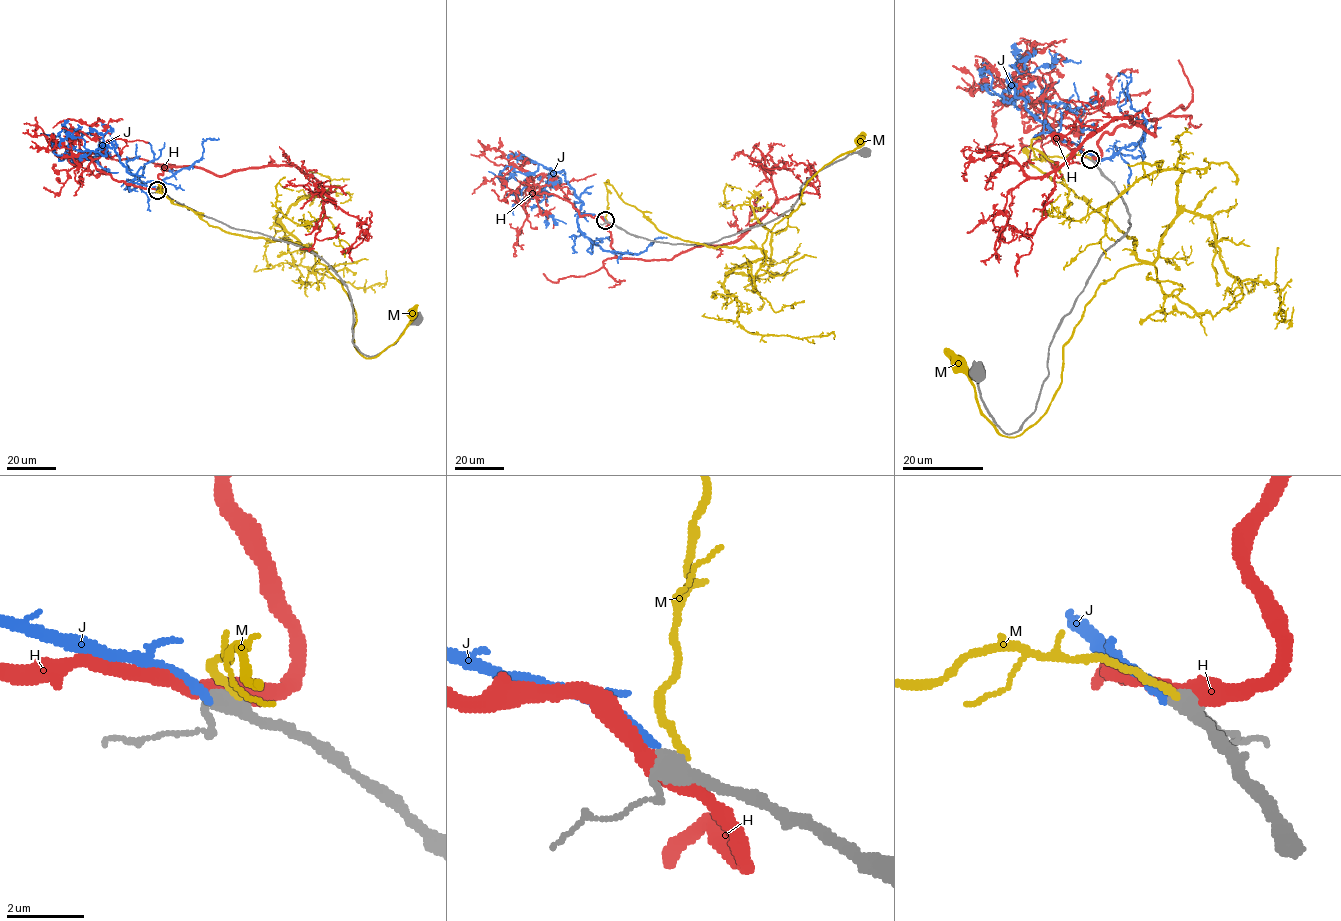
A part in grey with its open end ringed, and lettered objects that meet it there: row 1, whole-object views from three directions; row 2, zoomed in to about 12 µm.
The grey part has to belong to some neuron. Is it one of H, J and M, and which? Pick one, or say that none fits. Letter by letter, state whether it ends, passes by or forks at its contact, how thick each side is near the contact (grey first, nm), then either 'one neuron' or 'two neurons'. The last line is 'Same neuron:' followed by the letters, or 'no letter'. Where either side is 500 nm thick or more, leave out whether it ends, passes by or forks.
H: it passes by; calibres 400 and 400 nm; two neurons
J: it ends; calibres 360 and 260 nm; one neuron
M: it ends; calibres 400 and 200 nm; two neurons
Same neuron: J

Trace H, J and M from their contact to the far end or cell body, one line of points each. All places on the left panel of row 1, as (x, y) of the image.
H: (157, 190), (168, 166), (224, 176), (296, 165), (369, 225), (344, 252)
J: (157, 190), (131, 182), (114, 141), (87, 155), (59, 155), (54, 138), (40, 133)
M: (158, 190), (211, 226), (309, 247), (352, 304), (354, 347), (364, 357), (374, 358), (392, 345), (411, 313)

